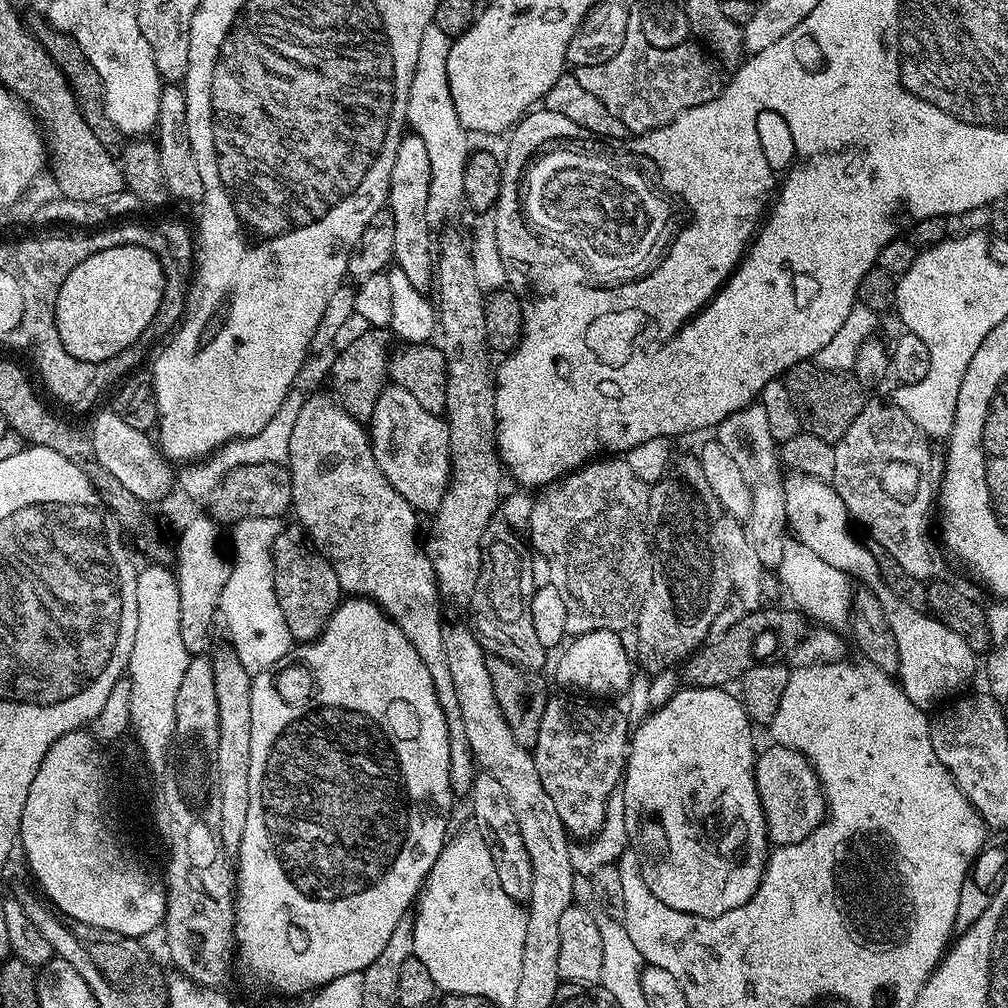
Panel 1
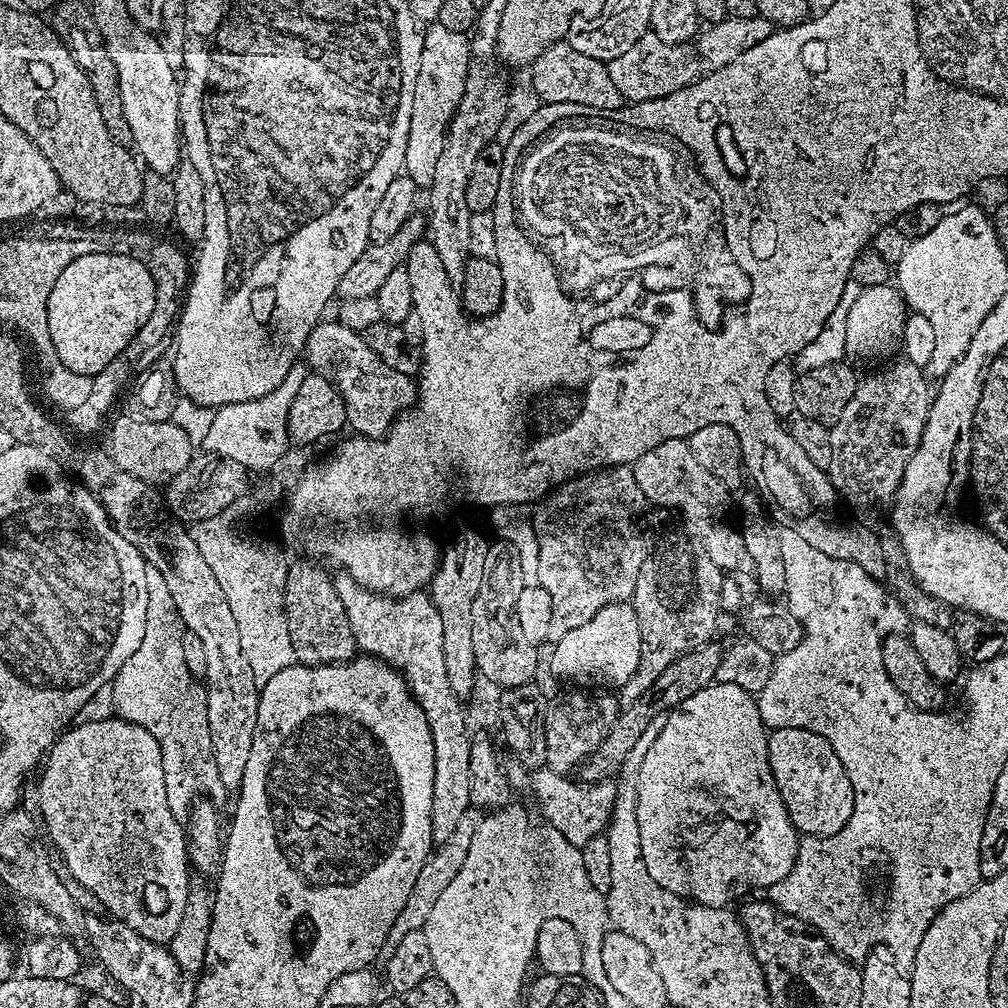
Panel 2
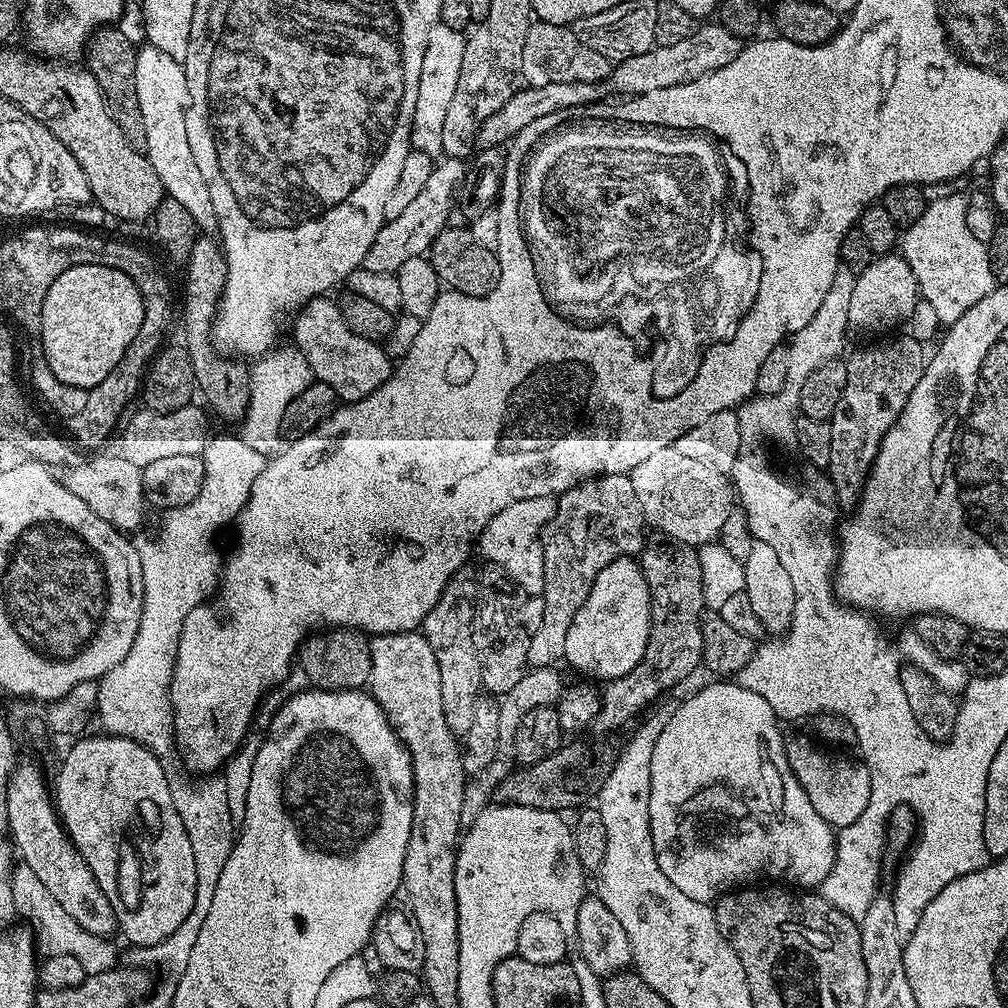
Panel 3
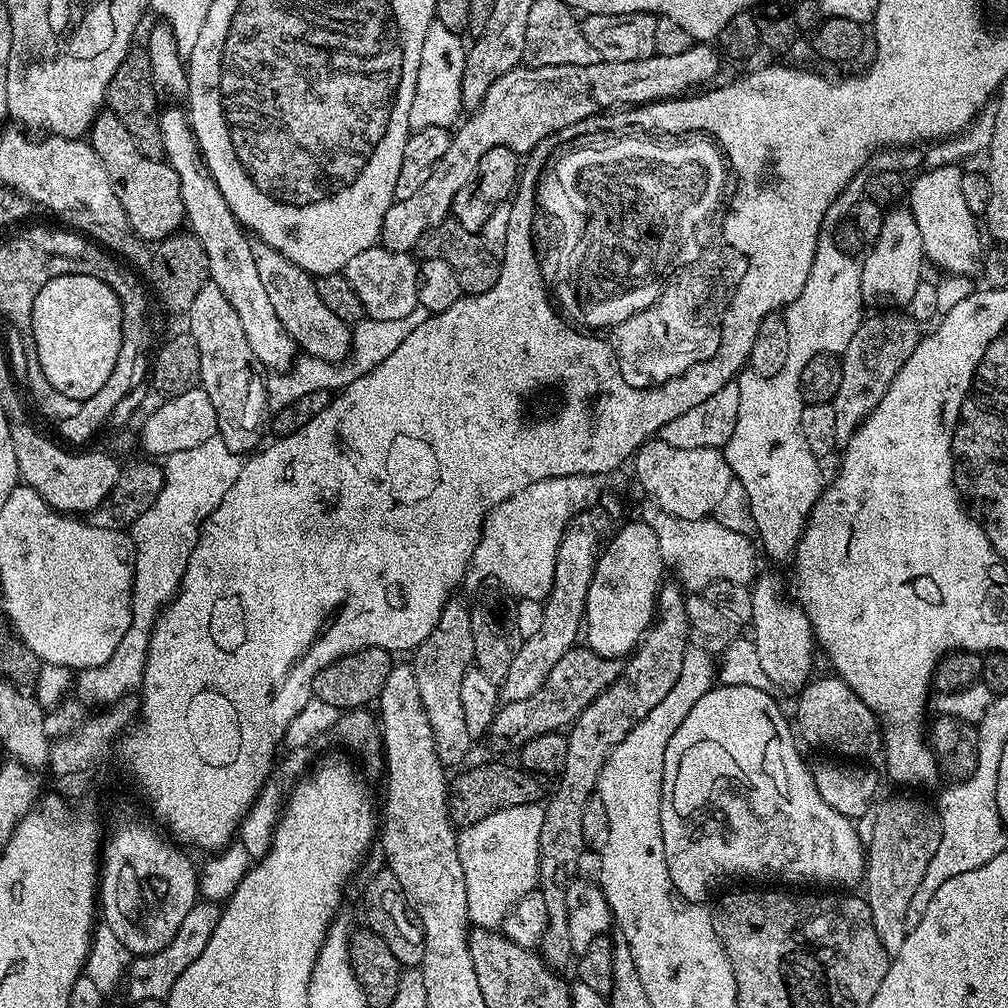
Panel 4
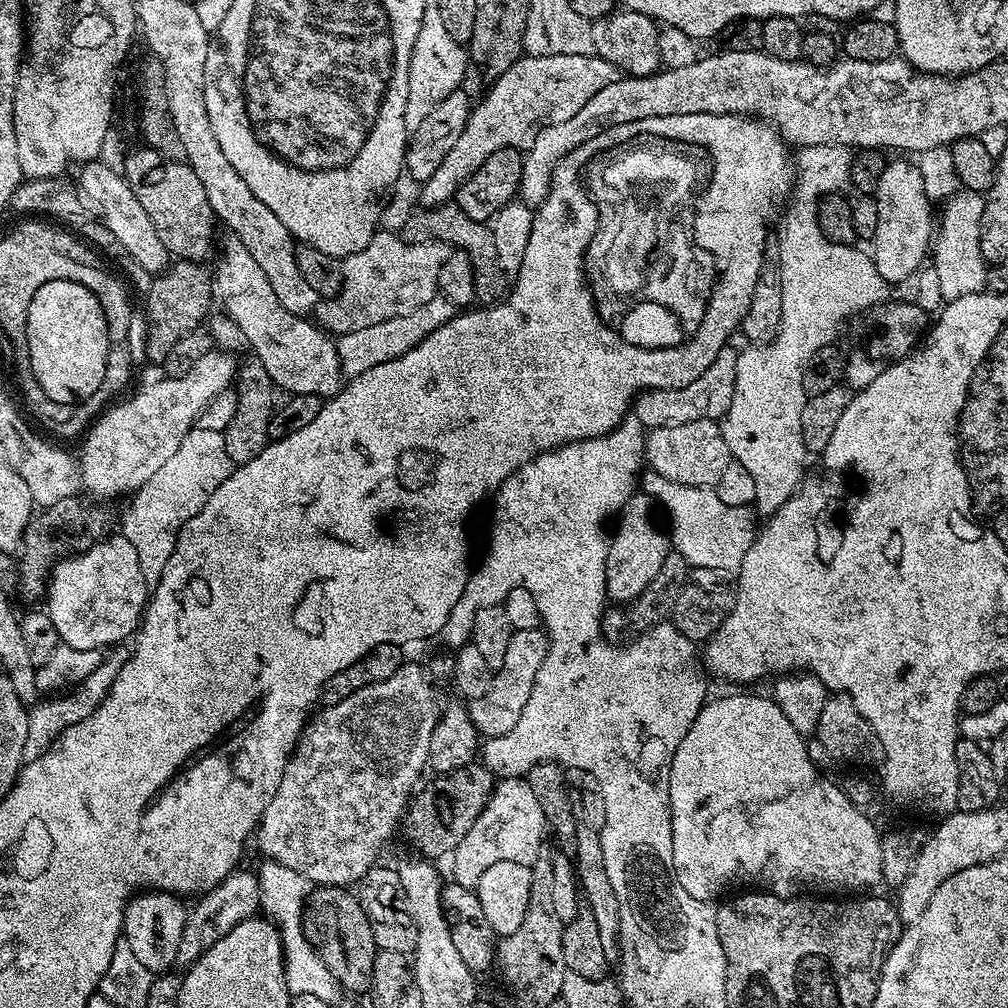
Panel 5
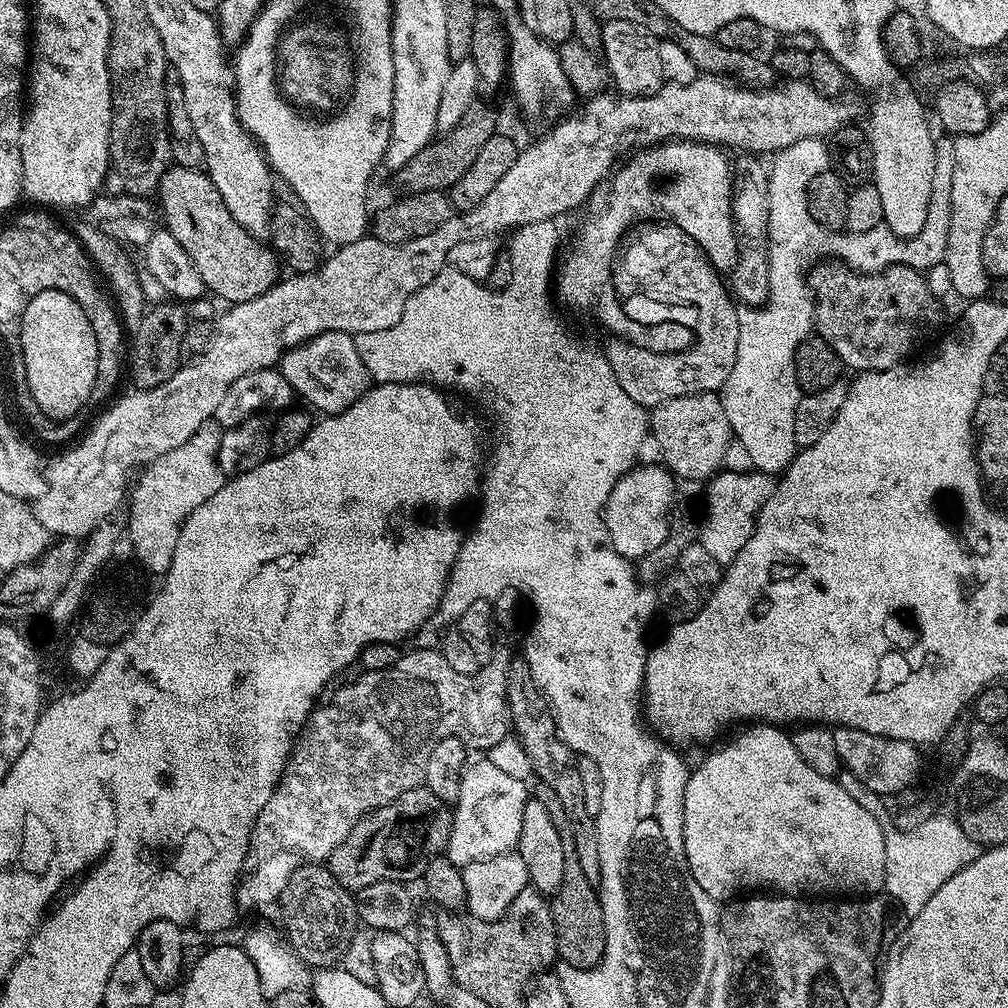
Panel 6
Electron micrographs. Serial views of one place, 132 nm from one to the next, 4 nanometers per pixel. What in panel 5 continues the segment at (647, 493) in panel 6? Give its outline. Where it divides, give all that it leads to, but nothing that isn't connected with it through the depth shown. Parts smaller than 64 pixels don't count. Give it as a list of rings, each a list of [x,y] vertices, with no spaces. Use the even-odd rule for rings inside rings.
[[[634,494],[620,507],[619,513],[615,517],[616,529],[611,529],[608,553],[606,554],[606,590],[609,601],[631,602],[634,598],[638,598],[638,594],[642,594],[642,590],[646,590],[646,586],[650,586],[650,581],[658,575],[658,569],[662,566],[662,562],[666,562],[670,551],[670,536],[667,531],[659,532],[656,529],[656,524],[652,521],[652,508],[654,509],[652,497]]]

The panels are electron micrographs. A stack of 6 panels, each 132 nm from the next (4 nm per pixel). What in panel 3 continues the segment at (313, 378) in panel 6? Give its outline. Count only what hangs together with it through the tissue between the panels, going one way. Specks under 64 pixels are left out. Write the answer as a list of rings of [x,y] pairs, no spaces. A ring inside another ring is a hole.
[[[144,46],[136,53],[136,93],[142,110],[142,122],[146,122],[146,155],[154,174],[164,184],[167,199],[186,206],[194,218],[197,229],[204,234],[217,231],[214,202],[210,202],[210,186],[190,154],[190,138],[186,138],[186,114],[188,113],[188,83],[181,61],[162,54],[162,50]]]

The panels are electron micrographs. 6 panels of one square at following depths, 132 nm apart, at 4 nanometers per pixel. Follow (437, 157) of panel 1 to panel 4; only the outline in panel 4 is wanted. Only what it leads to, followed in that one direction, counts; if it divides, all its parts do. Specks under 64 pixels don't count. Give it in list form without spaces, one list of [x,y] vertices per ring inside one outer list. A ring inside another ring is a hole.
[[[435,22],[430,26],[426,42],[422,42],[422,62],[418,66],[418,86],[414,102],[410,102],[408,126],[412,132],[426,130],[428,126],[451,129],[461,119],[466,44],[460,40],[463,39],[457,33],[446,30],[446,26]]]

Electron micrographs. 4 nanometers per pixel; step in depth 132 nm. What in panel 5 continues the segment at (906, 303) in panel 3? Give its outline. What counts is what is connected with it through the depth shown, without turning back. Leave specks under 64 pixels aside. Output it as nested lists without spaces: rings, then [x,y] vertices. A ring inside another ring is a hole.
[[[904,160],[885,163],[877,179],[875,198],[878,202],[878,234],[874,241],[874,271],[884,282],[911,281],[925,263],[934,240],[934,204],[922,186],[919,167]]]

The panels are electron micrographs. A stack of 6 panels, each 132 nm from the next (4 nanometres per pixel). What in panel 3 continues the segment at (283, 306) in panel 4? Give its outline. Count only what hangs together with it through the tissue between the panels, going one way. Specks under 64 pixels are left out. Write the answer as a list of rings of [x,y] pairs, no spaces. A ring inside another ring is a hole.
[[[332,298],[314,299],[295,313],[296,325],[292,328],[293,334],[296,335],[294,344],[300,349],[306,362],[310,362],[313,377],[319,383],[330,386],[337,401],[361,400],[374,394],[378,386],[382,386],[391,378],[394,364],[387,351],[377,341],[355,336],[350,326],[342,322],[339,303],[335,299],[328,299]]]

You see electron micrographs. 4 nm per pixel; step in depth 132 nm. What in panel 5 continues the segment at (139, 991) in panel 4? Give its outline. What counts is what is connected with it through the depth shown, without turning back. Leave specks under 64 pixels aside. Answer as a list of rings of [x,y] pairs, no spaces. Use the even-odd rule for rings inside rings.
[[[234,871],[225,880],[218,882],[218,886],[203,893],[193,904],[196,905],[187,909],[182,926],[182,942],[178,942],[176,964],[180,966],[191,966],[203,952],[214,946],[214,942],[218,942],[218,938],[234,930],[238,922],[251,920],[261,911],[260,881],[257,873]]]

